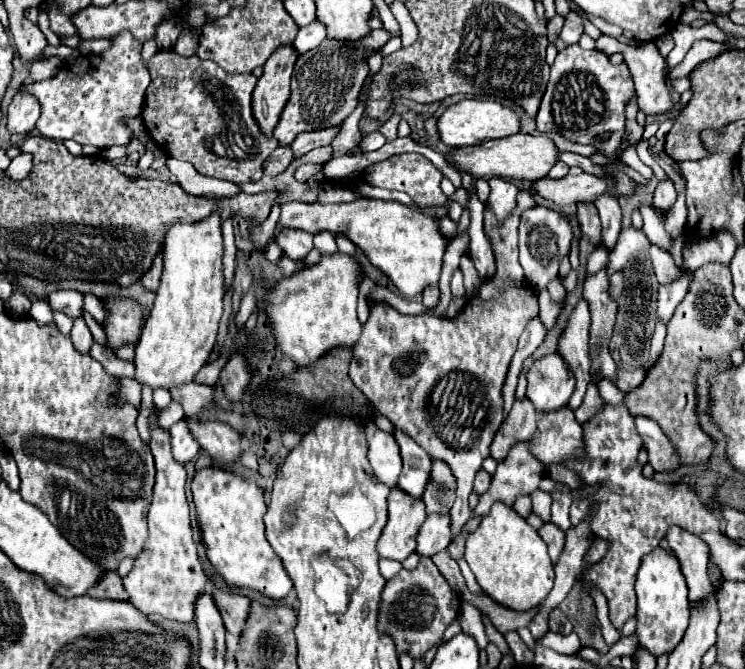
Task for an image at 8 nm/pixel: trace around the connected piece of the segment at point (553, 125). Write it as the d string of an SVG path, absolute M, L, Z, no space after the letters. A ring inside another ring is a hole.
M568 45L552 65L536 125L540 133L556 131L568 141L596 147L596 151L614 161L626 133L626 105L634 97L636 89L626 63L612 65L608 57L596 49L584 51L580 45Z

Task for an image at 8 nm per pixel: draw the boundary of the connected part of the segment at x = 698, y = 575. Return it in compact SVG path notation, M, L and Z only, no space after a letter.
M680 527L668 529L666 543L682 565L682 573L688 583L688 599L696 601L708 595L712 591L712 583L706 573L706 565L710 559L708 543L704 543L690 531L680 531Z

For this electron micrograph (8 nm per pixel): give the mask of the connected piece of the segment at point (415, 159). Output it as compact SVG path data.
M394 155L388 161L380 161L370 165L364 171L364 177L360 177L364 183L374 185L374 187L382 187L382 189L396 189L396 191L404 191L412 197L412 201L420 207L434 207L434 205L444 205L446 203L446 195L440 189L440 181L442 181L442 173L422 155Z

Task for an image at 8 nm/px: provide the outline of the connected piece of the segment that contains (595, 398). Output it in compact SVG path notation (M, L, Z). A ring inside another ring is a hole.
M602 377L588 385L588 391L586 391L586 397L584 397L582 405L574 411L578 423L586 423L586 421L590 421L590 419L592 419L594 415L598 415L600 409L604 407L604 399L602 399L600 393L598 393L598 383L600 383L600 381L602 381Z

